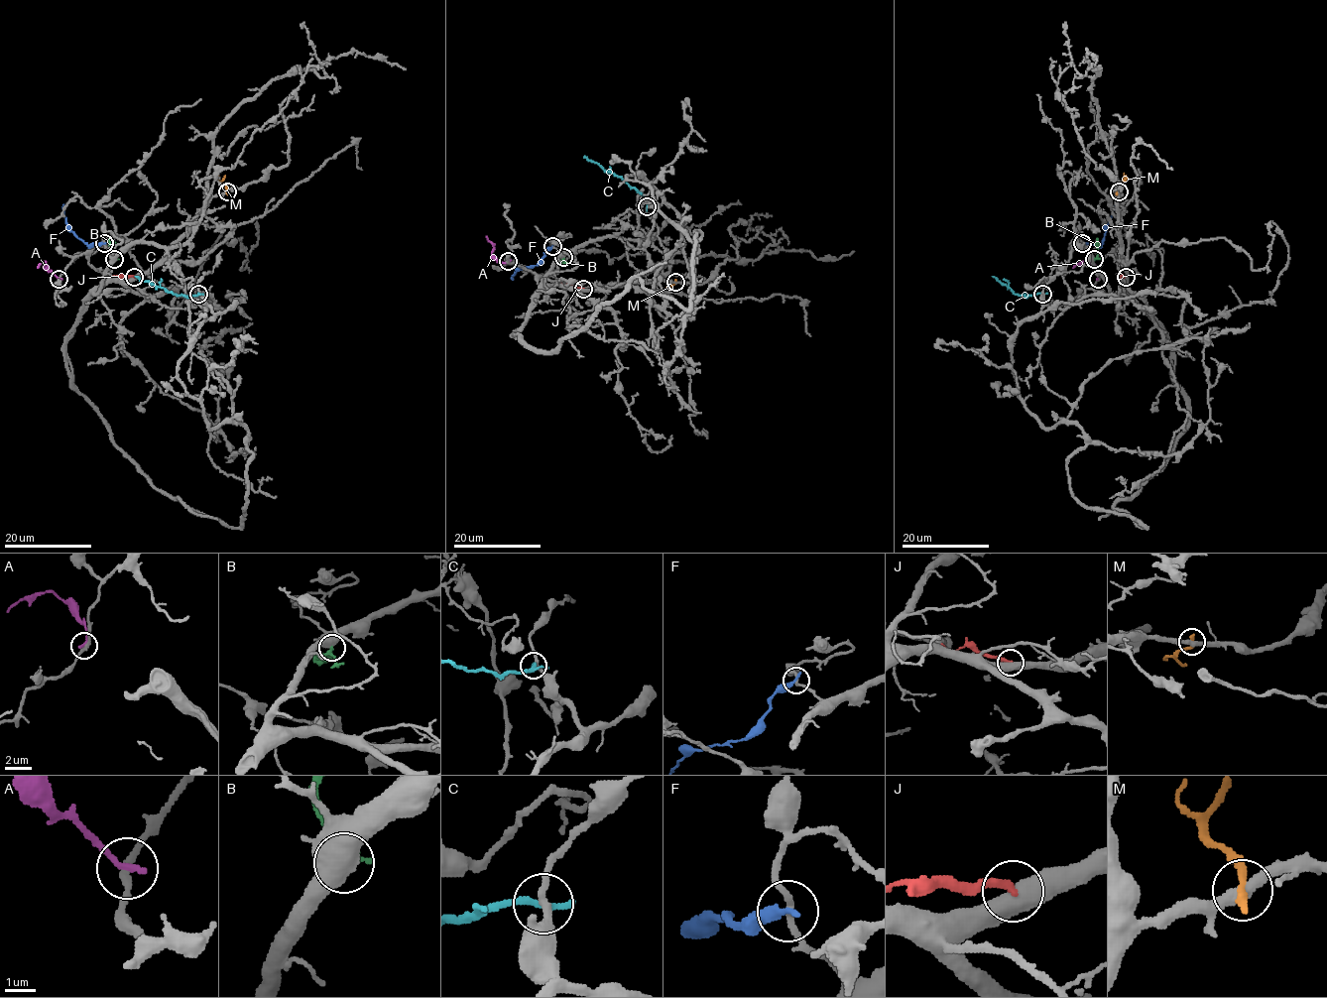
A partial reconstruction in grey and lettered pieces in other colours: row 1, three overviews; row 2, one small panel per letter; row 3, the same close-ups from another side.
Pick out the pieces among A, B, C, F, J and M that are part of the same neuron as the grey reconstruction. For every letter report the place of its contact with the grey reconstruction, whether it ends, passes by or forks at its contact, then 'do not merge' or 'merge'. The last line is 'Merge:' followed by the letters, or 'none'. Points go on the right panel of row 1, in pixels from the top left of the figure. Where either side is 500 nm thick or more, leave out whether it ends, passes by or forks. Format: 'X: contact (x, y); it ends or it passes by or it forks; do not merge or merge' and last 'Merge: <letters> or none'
A: contact (1098, 279); it ends; do not merge
B: contact (1094, 259); do not merge
C: contact (1042, 294); it ends; do not merge
F: contact (1082, 243); it ends; do not merge
J: contact (1126, 277); do not merge
M: contact (1119, 191); it ends; do not merge
Merge: none

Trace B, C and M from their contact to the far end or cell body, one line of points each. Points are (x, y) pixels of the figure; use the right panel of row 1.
B: (1094, 259), (1097, 254), (1096, 238)
C: (1043, 294), (1016, 295), (993, 276)
M: (1118, 191), (1124, 173)

